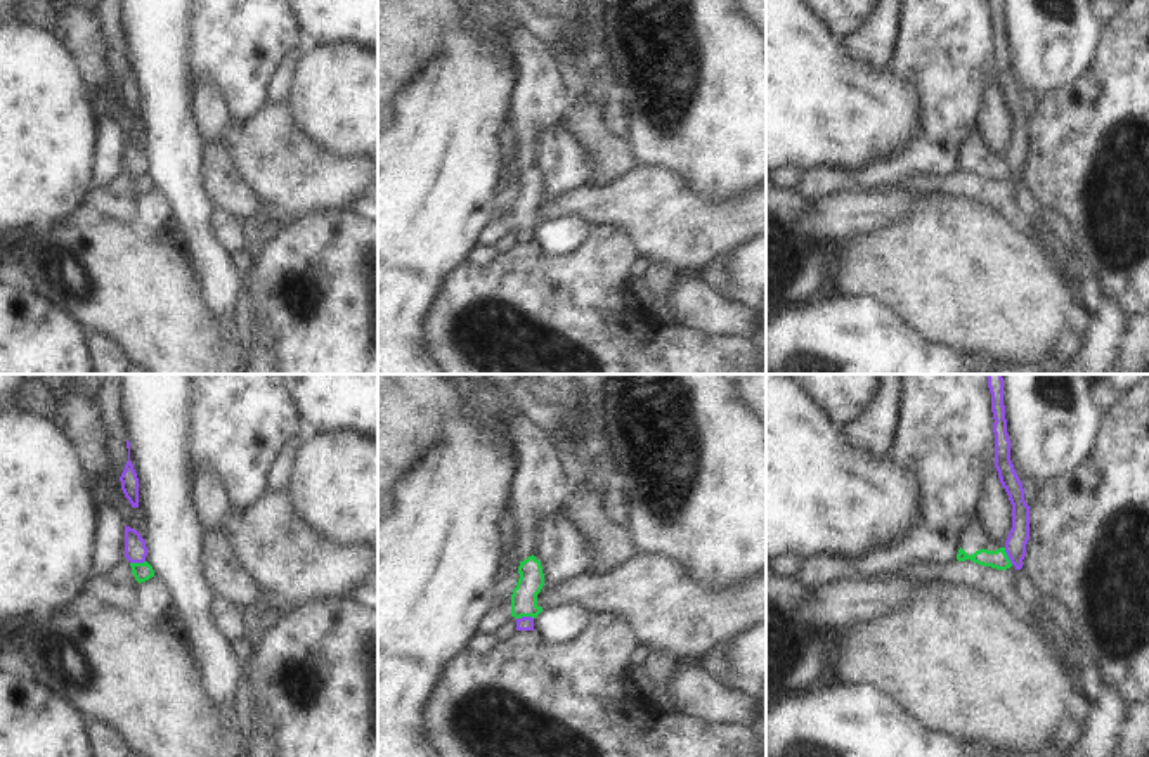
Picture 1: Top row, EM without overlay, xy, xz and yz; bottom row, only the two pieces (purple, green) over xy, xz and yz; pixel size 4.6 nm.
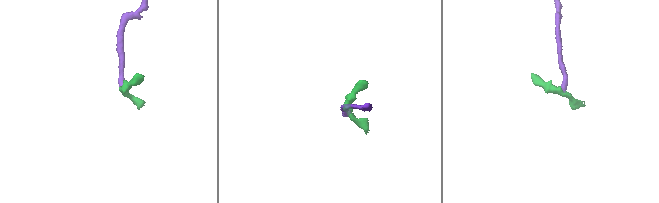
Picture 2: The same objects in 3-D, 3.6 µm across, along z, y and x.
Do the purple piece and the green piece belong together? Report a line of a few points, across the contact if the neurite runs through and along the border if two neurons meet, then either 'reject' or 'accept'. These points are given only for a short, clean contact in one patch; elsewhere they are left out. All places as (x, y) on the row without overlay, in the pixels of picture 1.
xz (532, 229), (517, 231) | reject

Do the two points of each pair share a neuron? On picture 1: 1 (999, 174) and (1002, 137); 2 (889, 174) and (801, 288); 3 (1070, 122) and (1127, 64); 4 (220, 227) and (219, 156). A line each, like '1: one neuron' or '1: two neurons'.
1: two neurons
2: two neurons
3: one neuron
4: two neurons

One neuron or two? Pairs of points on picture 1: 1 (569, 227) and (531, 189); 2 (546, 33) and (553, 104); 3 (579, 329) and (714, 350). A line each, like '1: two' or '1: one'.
1: two
2: two
3: one

